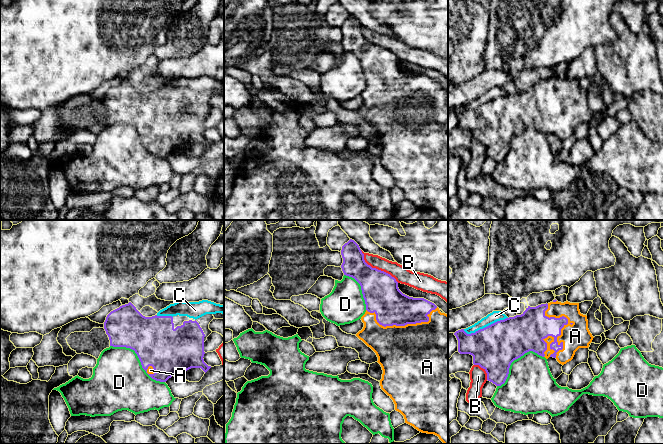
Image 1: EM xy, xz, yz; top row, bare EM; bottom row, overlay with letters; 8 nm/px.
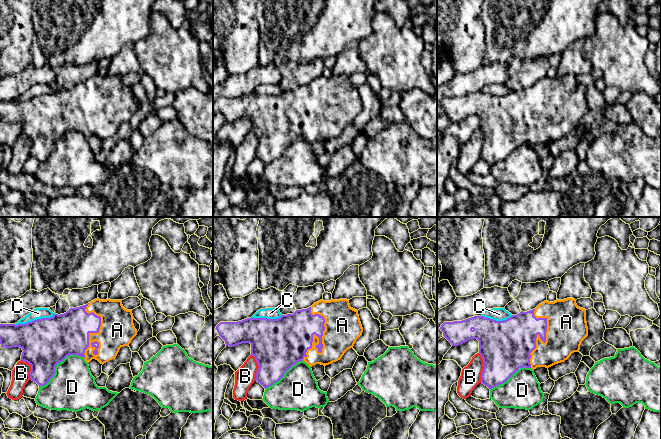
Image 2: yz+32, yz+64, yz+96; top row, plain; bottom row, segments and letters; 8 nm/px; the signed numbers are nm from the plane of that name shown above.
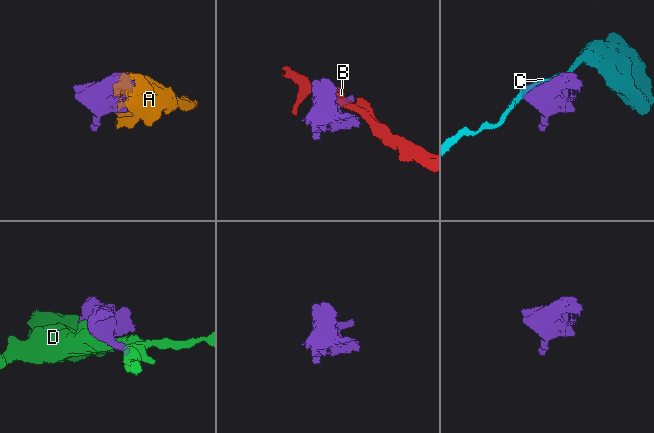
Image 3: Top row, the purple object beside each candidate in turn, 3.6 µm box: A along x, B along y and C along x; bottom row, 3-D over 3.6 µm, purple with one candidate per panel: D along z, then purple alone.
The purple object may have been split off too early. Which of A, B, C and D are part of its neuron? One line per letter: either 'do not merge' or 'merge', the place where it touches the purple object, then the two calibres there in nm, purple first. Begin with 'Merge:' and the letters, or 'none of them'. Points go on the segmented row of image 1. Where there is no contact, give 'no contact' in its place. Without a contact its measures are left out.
Merge: A
A: merge; contact yz (566, 324); calibres 240 and 200 nm
B: do not merge; contact xz (375, 268); calibres 300 and 130 nm
C: do not merge; contact yz (485, 327); calibres 360 and 90 nm
D: do not merge; contact xy (139, 359); calibres 380 and 440 nm

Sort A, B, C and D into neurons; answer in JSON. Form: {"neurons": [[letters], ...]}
{"neurons": [["A"], ["B"], ["C"], ["D"]]}

